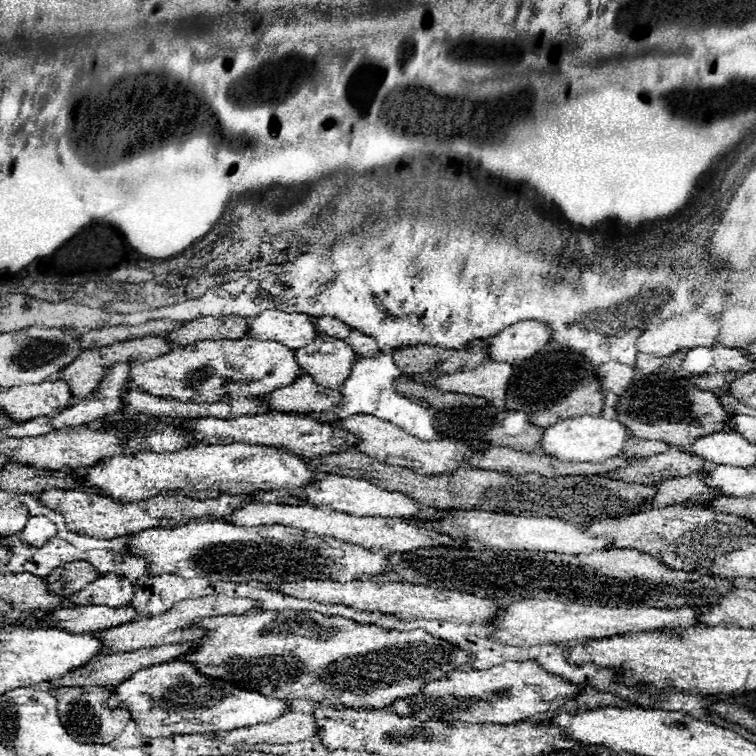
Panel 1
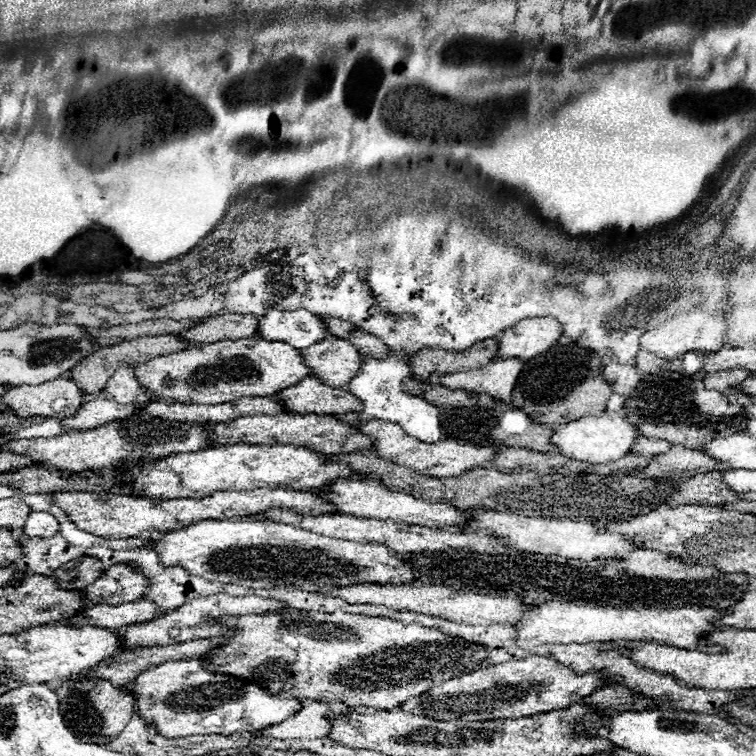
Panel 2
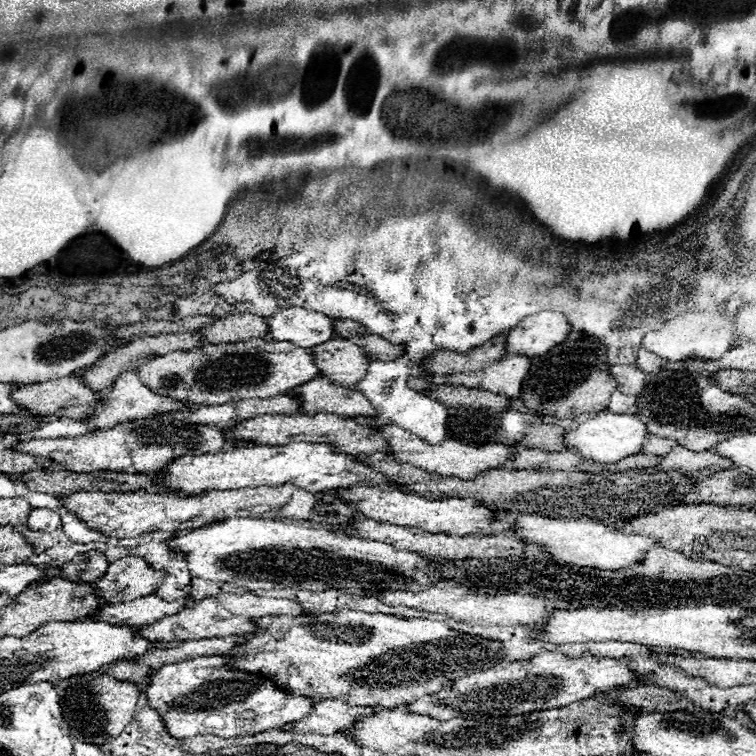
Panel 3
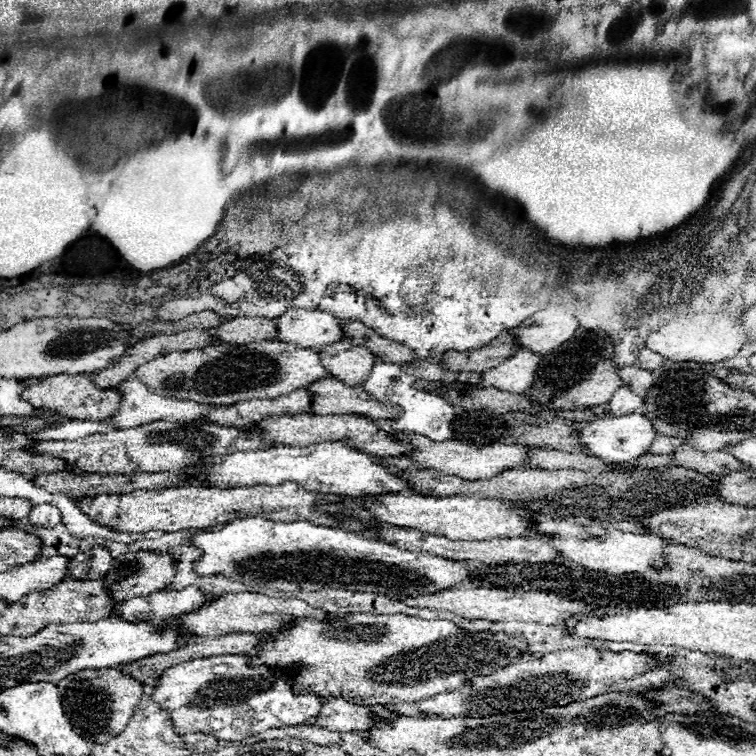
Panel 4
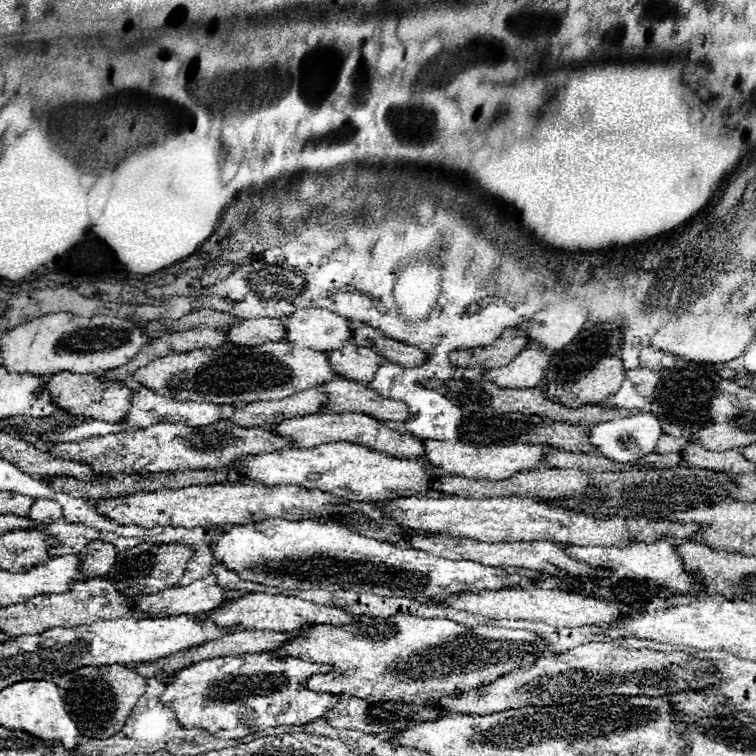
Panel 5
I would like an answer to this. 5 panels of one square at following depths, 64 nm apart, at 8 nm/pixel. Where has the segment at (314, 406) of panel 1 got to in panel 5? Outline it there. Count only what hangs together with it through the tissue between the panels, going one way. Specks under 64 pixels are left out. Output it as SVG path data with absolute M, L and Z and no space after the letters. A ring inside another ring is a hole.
M330 380L318 386L318 390L328 394L328 404L322 406L322 412L342 412L342 410L362 410L380 420L402 422L408 418L408 410L398 400L386 400L374 390L368 390L360 382L348 380Z

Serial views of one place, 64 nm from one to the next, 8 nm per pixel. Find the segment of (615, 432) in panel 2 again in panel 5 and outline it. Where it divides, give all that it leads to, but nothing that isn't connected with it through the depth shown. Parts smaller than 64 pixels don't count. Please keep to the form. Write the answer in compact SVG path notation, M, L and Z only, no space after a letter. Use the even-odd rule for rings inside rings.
M640 412L640 414L616 418L616 420L600 422L600 424L590 426L588 430L588 442L596 448L598 454L602 454L604 458L612 462L636 462L638 458L654 452L660 436L662 436L660 422L650 412Z

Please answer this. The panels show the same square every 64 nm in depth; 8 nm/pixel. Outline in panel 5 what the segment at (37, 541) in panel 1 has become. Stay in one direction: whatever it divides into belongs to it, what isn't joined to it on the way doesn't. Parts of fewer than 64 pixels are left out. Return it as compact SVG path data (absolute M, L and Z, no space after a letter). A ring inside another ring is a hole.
M36 500L28 512L28 518L42 524L50 524L62 518L62 508L54 500Z

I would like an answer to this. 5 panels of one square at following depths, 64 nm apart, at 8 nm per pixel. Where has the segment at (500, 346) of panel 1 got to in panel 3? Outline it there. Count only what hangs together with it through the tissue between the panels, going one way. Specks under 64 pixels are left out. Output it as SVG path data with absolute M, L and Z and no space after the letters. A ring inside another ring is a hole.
M540 312L534 316L524 318L516 328L506 332L506 354L524 354L524 356L538 356L546 354L546 350L558 346L558 342L566 340L570 334L570 324L566 322L564 314L560 312Z

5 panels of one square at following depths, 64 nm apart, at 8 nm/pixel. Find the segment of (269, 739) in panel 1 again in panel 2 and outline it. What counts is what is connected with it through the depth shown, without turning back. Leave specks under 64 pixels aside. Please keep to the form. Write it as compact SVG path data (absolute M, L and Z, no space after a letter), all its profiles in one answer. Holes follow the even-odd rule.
M302 700L302 708L298 714L288 716L282 724L268 726L258 732L250 732L250 738L270 738L270 740L294 740L294 738L322 738L328 734L330 724L326 720L326 714L346 714L350 710L344 702L312 702Z

